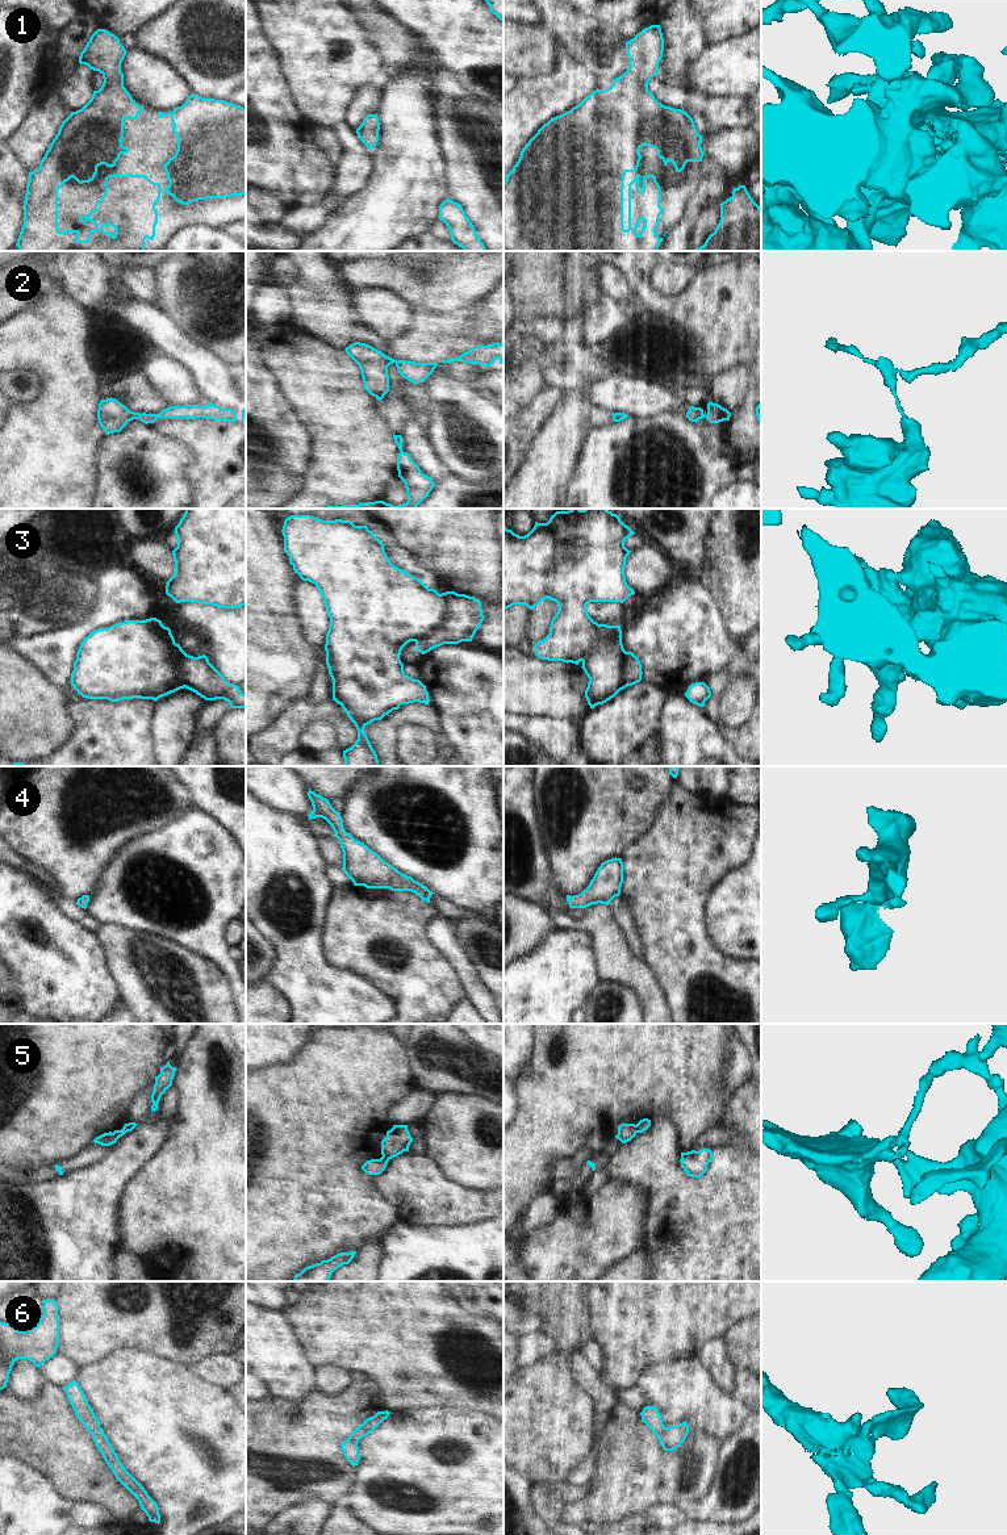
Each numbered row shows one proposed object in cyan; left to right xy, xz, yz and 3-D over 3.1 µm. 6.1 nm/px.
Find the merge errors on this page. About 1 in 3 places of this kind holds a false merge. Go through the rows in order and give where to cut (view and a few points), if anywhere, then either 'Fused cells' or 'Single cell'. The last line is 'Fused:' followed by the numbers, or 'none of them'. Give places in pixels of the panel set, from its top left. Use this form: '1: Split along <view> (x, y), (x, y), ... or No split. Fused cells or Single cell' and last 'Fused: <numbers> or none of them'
1: No split. Single cell
2: No split. Single cell
3: Split along xz (447, 592), (447, 617), (429, 635), (414, 640). Fused cells
4: No split. Single cell
5: Split along yz (635, 1125), (636, 1132). Fused cells
6: No split. Single cell
Fused: 3, 5.

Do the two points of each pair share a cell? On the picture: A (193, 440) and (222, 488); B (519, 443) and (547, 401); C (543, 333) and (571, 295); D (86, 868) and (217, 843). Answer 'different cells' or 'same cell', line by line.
A: same cell
B: same cell
C: different cells
D: different cells

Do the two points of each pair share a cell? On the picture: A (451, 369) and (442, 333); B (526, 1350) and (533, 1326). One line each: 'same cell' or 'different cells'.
A: same cell
B: different cells

